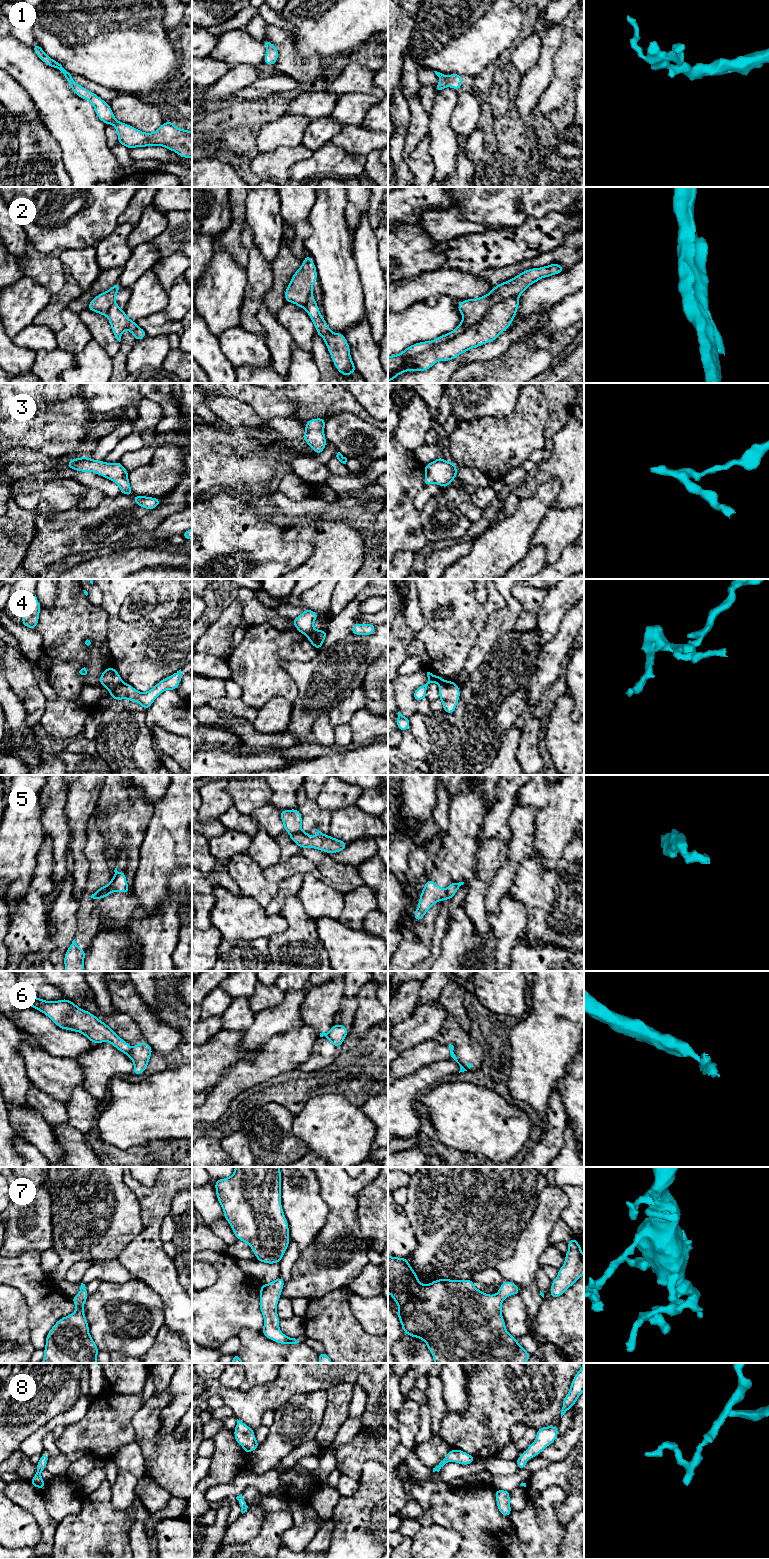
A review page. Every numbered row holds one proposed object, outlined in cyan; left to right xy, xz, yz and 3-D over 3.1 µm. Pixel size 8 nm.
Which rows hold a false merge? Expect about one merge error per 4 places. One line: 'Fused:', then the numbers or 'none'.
Fused: 2, 4, 5, 6

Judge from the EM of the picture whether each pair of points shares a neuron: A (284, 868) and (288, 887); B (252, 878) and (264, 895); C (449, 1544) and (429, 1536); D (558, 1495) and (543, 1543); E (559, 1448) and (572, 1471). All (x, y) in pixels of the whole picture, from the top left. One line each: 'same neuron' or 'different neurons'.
A: different neurons
B: same neuron
C: same neuron
D: same neuron
E: different neurons

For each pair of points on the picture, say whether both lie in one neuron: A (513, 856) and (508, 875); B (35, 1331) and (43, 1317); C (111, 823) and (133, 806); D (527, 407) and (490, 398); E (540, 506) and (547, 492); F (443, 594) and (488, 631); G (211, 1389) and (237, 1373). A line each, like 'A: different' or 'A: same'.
A: same
B: same
C: same
D: different
E: same
F: different
G: different

